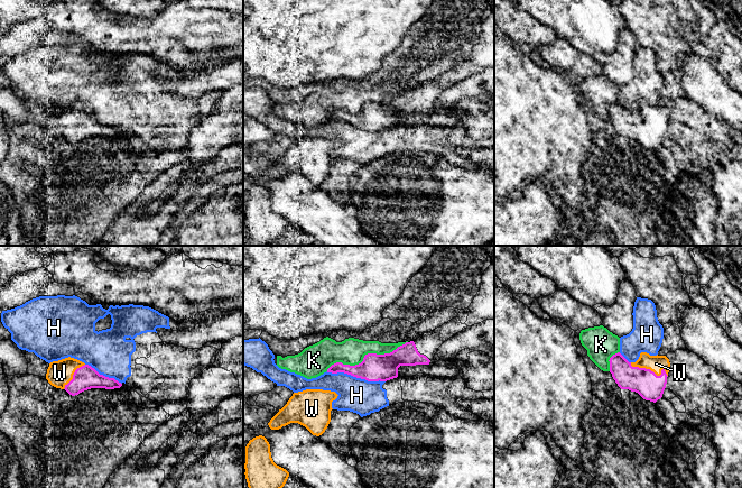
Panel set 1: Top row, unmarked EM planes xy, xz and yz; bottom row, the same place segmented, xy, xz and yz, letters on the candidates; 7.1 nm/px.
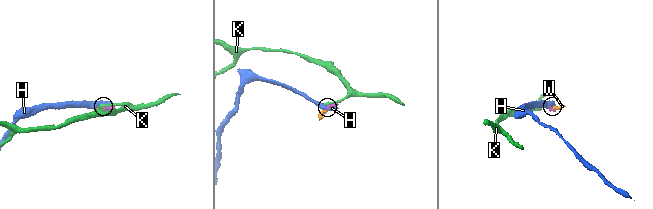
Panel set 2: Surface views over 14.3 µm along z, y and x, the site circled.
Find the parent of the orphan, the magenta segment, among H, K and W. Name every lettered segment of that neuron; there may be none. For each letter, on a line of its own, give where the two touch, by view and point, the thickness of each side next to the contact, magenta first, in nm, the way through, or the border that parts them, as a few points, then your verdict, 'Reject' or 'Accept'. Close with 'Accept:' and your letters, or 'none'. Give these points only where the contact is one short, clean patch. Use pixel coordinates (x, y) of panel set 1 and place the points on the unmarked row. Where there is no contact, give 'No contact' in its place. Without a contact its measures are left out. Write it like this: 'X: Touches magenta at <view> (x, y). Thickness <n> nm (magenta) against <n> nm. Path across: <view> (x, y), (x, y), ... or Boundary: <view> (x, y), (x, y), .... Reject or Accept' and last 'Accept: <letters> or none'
H: Touches magenta at xz (355, 125). Thickness 190 nm (magenta) against 240 nm. Reject
K: Touches magenta at xz (365, 103). Thickness 190 nm (magenta) against 190 nm. Reject
W: Touches magenta at yz (649, 118). Thickness 190 nm (magenta) against 120 nm. Accept
Accept: W

